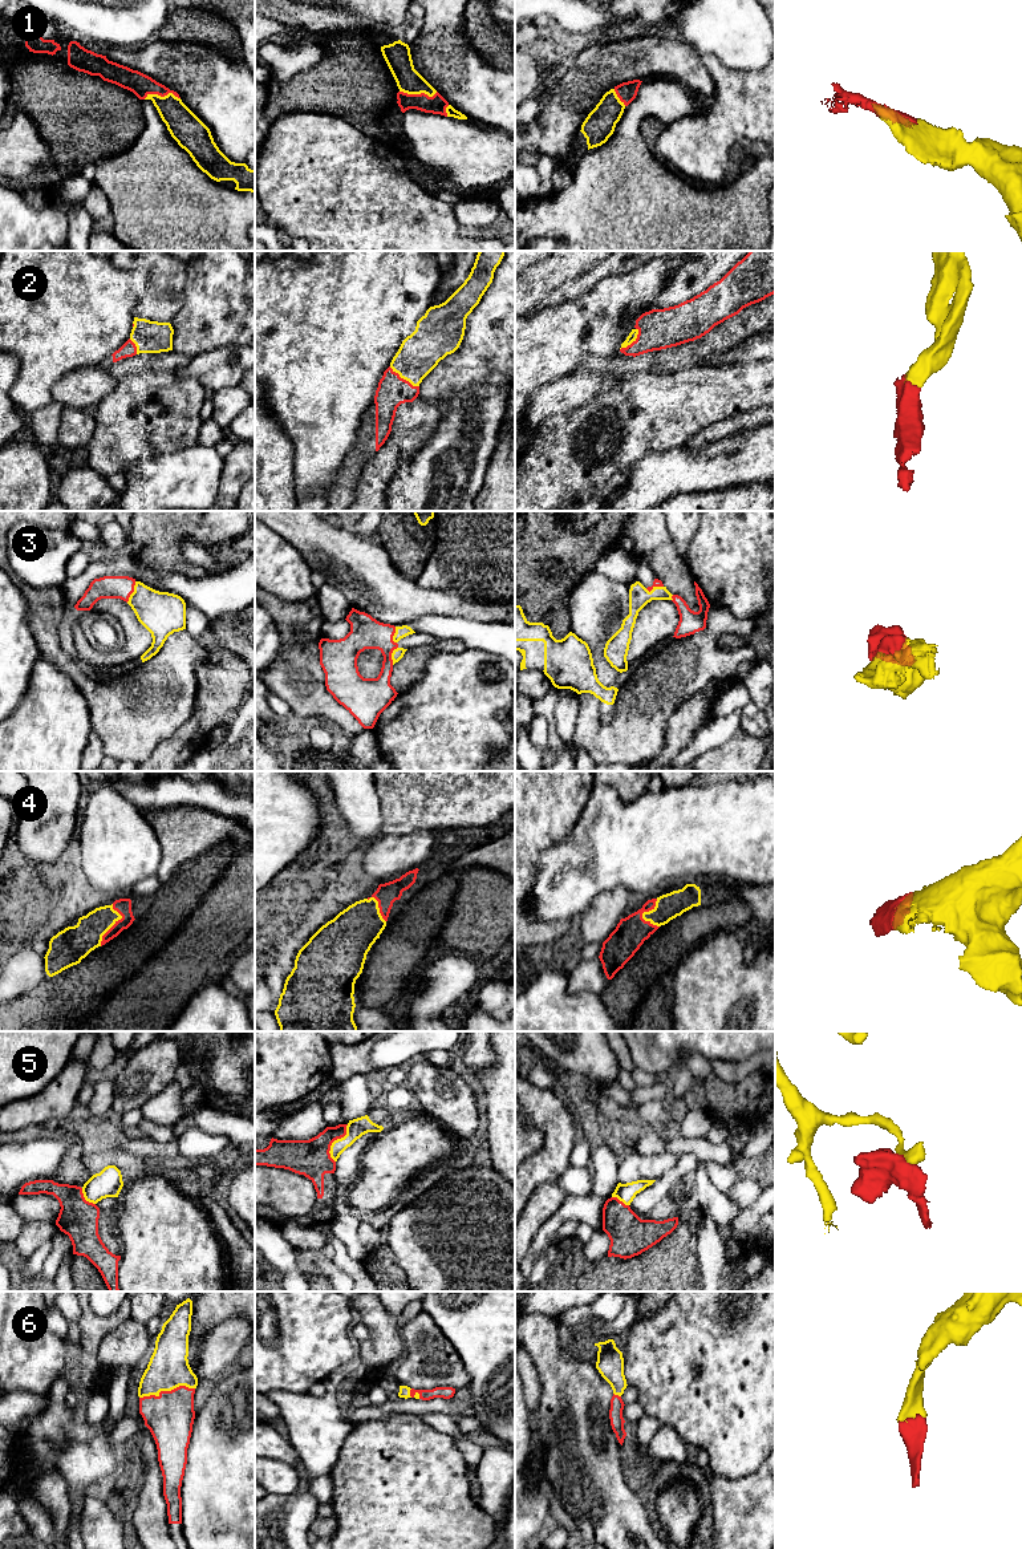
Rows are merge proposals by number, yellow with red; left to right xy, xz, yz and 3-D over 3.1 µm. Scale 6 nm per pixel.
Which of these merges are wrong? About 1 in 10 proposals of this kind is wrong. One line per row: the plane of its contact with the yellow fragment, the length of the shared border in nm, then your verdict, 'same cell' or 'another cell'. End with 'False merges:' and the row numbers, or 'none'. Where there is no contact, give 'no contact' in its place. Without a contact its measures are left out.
1: xy | 220 nm | same cell
2: xz | 220 nm | same cell
3: xy | 140 nm | same cell
4: xy | 260 nm | same cell
5: xz | 240 nm | another cell
6: xy | 340 nm | same cell
False merges: 5

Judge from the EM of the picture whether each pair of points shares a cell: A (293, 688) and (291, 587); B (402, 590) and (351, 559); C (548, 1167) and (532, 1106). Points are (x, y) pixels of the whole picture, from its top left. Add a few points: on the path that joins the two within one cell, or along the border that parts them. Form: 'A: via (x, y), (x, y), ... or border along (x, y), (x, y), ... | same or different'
A: border along (268, 591), (290, 601), (304, 601), (316, 596) | different
B: via (389, 590), (381, 590), (364, 572) | same
C: via (551, 1152), (551, 1124), (547, 1120) | same

